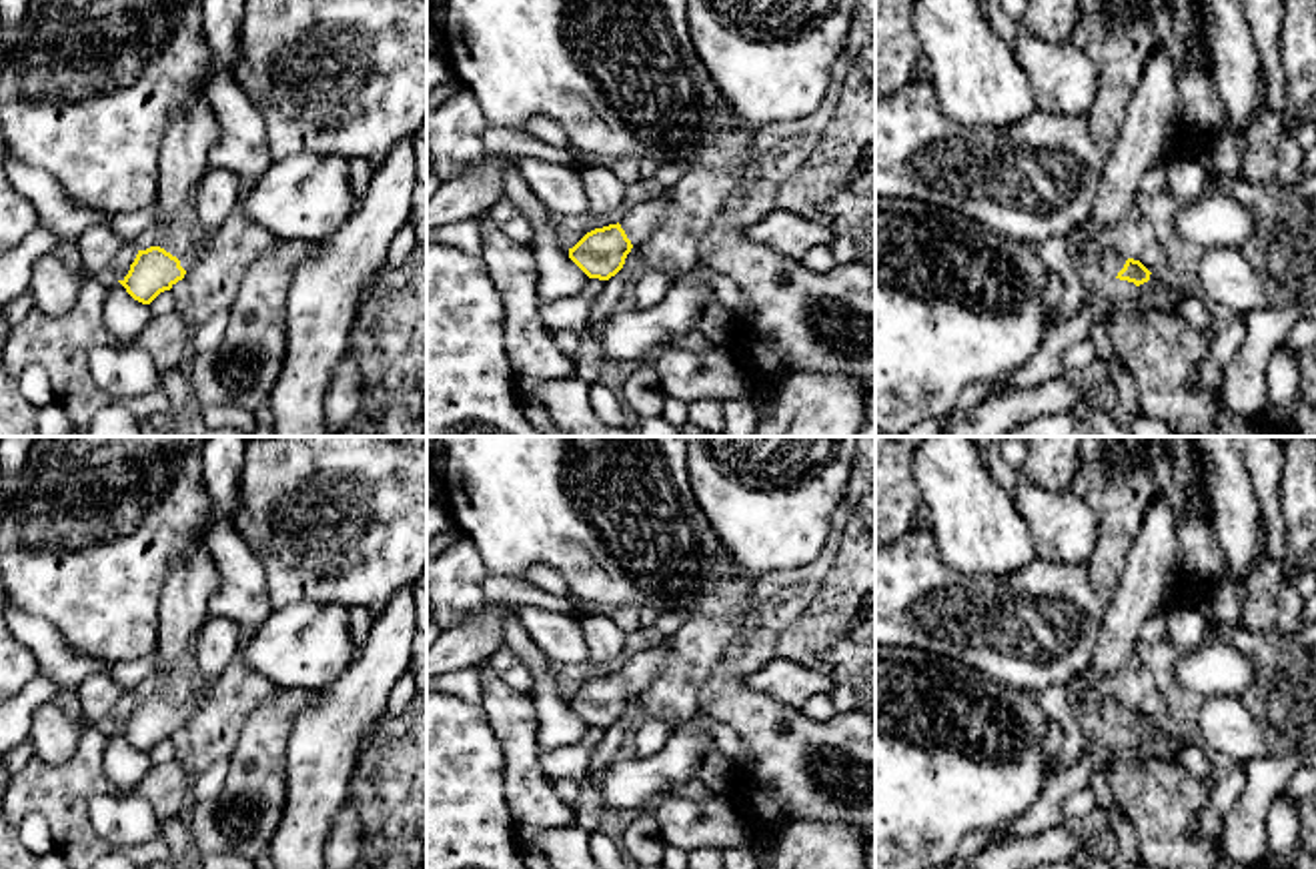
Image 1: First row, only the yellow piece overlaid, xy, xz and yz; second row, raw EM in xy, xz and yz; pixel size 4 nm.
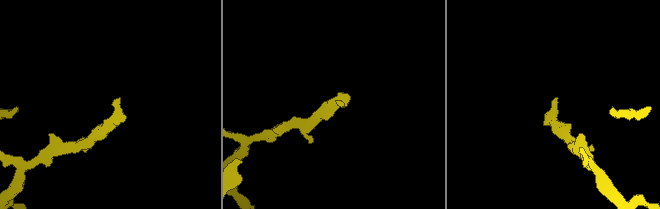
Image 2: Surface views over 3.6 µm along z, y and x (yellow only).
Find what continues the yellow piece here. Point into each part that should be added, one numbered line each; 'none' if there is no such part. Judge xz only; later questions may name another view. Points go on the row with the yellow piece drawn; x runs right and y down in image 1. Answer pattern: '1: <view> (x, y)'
1: xz (647, 217)

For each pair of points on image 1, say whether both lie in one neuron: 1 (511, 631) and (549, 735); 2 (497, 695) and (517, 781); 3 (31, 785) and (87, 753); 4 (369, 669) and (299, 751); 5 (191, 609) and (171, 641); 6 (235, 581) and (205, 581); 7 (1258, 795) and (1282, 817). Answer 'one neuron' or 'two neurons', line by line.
1: one neuron
2: one neuron
3: one neuron
4: one neuron
5: one neuron
6: two neurons
7: two neurons

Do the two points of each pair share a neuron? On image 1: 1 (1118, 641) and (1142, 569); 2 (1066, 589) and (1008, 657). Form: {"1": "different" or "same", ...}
{"1": "same", "2": "same"}

